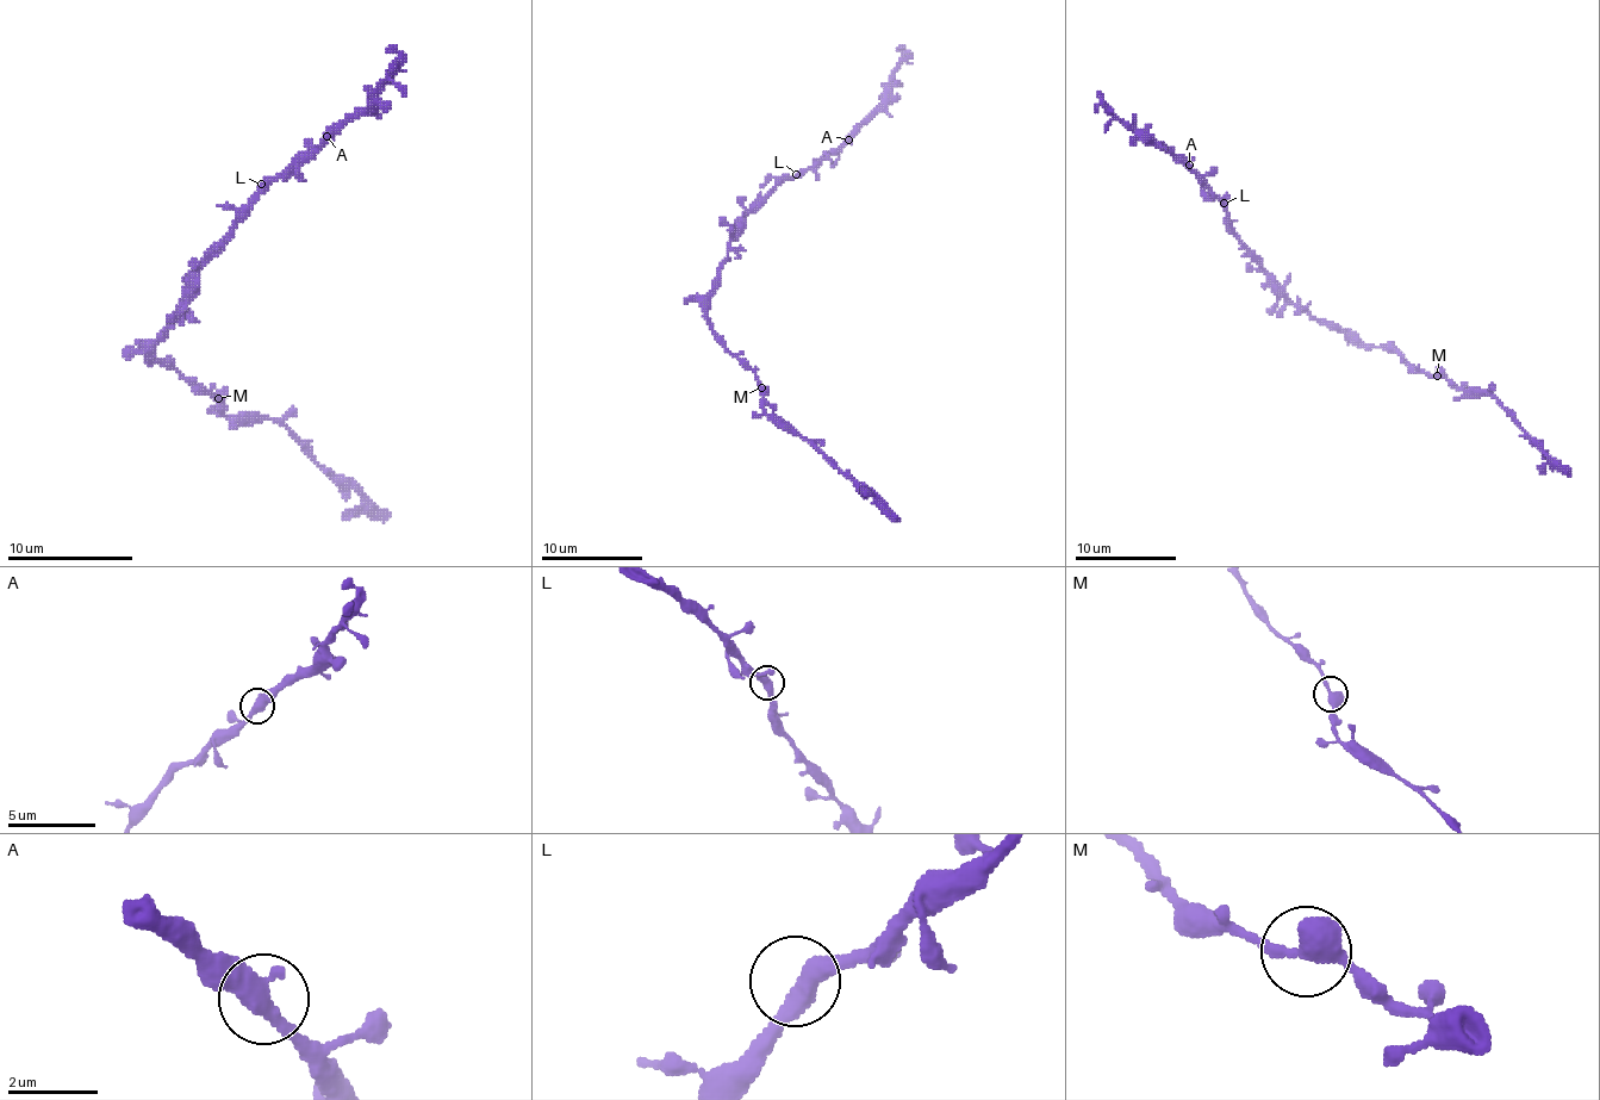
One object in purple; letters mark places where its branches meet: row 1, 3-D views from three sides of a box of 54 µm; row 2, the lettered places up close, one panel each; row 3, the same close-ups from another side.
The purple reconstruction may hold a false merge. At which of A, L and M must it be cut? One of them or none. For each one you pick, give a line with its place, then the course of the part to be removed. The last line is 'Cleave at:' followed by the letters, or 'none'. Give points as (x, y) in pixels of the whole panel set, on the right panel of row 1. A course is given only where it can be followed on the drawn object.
Cleave at: none

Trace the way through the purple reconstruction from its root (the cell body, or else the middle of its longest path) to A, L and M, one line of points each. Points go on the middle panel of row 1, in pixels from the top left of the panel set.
A: (717, 268), (728, 255), (728, 243), (738, 225), (780, 182), (798, 176), (823, 156), (834, 154), (848, 140)
L: (717, 268), (728, 255), (728, 243), (738, 225), (785, 176), (796, 174)
M: (717, 268), (717, 284), (708, 311), (710, 329), (755, 374), (760, 387)

